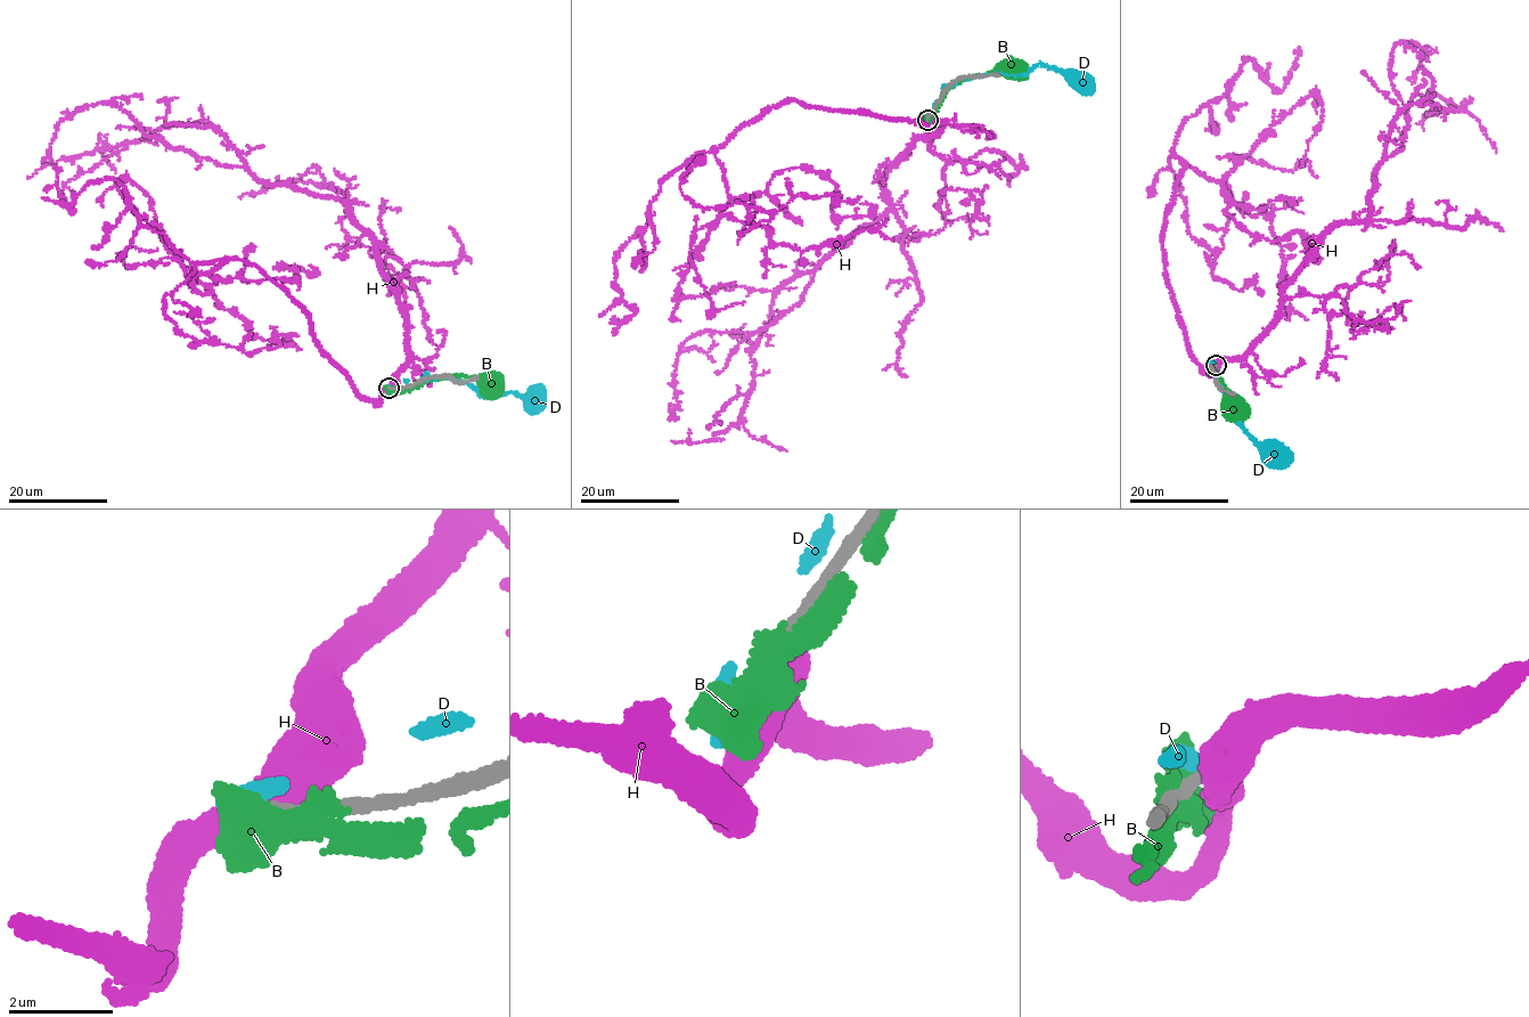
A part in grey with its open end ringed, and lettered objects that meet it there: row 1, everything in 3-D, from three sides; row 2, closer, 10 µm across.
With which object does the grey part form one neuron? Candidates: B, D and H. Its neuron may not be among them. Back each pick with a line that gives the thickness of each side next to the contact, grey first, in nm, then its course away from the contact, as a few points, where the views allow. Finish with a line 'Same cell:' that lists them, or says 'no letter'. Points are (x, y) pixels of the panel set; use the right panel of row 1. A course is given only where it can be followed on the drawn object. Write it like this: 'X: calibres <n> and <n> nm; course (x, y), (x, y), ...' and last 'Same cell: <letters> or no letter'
Same cell: no letter

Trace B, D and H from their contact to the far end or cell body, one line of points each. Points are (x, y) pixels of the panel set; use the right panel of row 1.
B: (1213, 366), (1210, 372), (1227, 389), (1224, 405), (1232, 411)
D: (1215, 365), (1208, 365), (1209, 369), (1219, 380), (1232, 417), (1272, 454)
H: (1216, 366), (1248, 352), (1323, 237), (1367, 219), (1372, 180), (1404, 107), (1428, 98), (1461, 108), (1415, 92)

